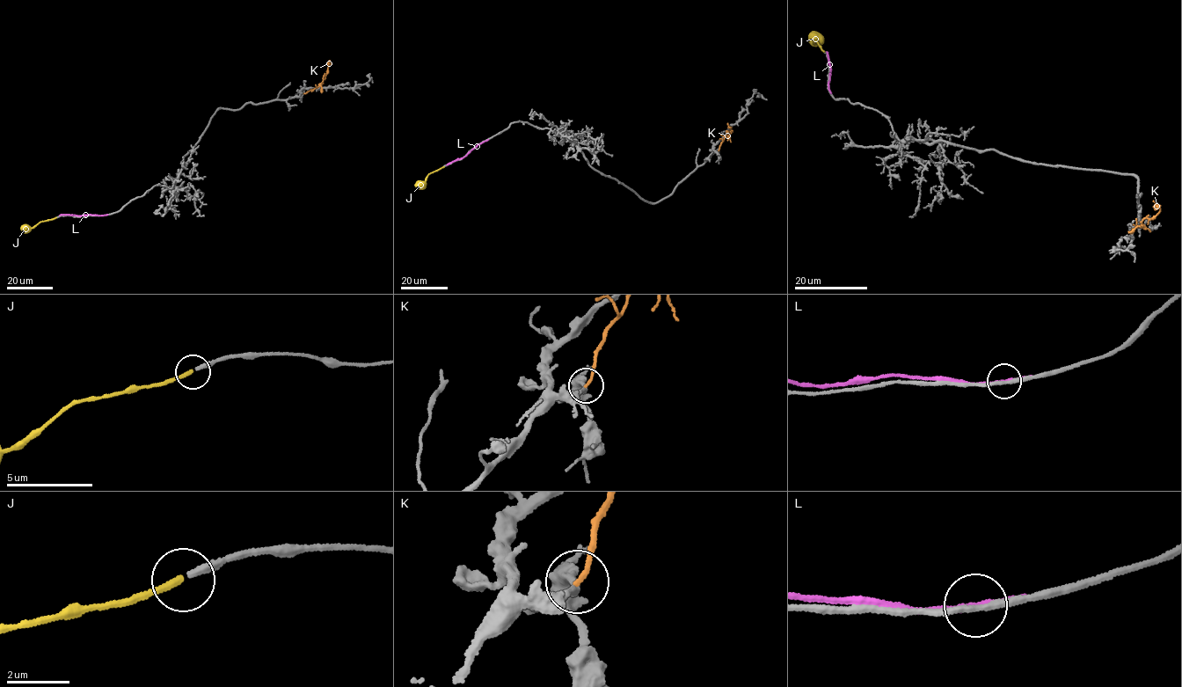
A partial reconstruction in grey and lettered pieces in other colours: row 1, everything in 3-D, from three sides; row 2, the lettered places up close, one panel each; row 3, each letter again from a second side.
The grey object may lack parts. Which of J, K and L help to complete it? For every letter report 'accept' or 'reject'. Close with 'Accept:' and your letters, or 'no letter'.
J: accept
K: reject
L: reject
Accept: J

